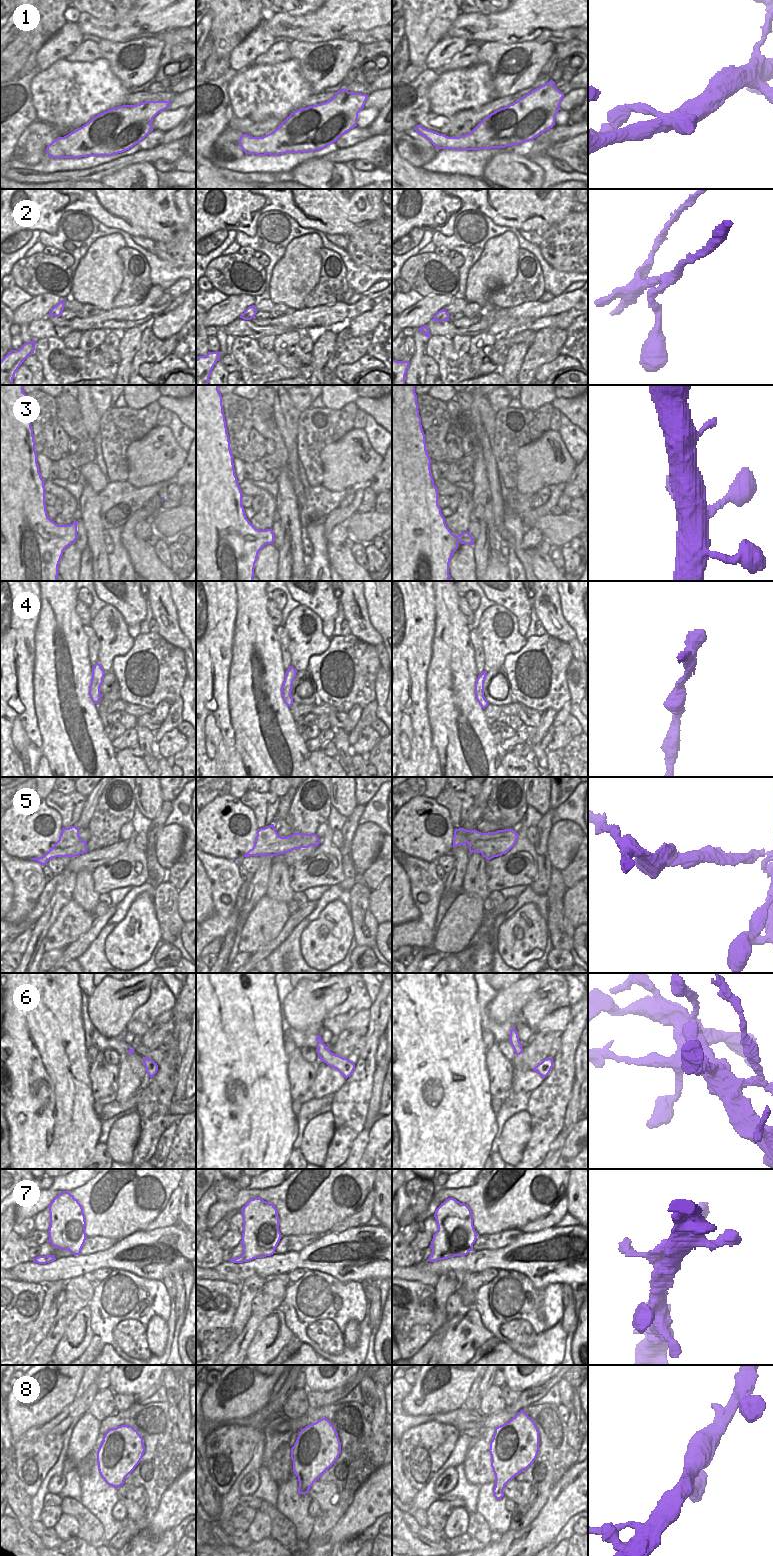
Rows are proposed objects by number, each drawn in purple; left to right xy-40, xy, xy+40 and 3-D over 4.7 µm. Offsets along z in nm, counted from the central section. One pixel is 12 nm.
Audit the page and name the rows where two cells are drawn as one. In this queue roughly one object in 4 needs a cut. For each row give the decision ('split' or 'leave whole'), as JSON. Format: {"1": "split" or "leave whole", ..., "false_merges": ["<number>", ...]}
{"1": "leave whole", "2": "leave whole", "3": "leave whole", "4": "leave whole", "5": "split", "6": "leave whole", "7": "leave whole", "8": "leave whole", "false_merges": ["5"]}

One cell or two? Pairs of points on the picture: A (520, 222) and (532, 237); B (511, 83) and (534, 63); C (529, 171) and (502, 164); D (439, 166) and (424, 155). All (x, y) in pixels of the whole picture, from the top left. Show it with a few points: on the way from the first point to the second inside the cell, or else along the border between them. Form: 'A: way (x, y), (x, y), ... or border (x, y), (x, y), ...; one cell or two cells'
A: border (518, 230), (535, 230), (539, 233); two cells
B: way (517, 77), (528, 68); one cell
C: way (522, 171), (509, 170); one cell
D: border (438, 149), (435, 156), (421, 167); two cells

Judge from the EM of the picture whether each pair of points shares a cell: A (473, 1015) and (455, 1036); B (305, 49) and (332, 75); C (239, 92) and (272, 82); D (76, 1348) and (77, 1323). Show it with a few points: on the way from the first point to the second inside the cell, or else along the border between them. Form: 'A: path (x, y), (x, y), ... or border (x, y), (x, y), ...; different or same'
A: path (468, 1020), (457, 1031); same
B: path (305, 59), (304, 63), (322, 79); same
C: path (247, 92), (264, 90); same
D: path (81, 1342), (78, 1339), (78, 1329); same

